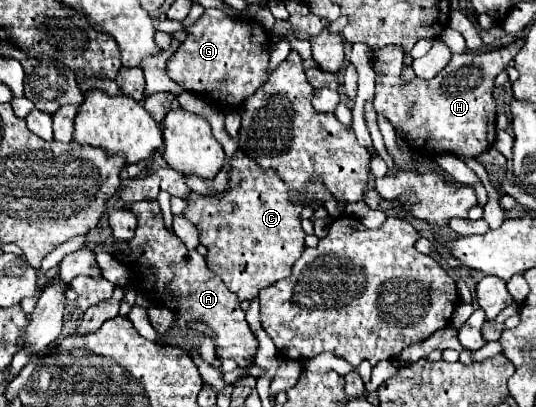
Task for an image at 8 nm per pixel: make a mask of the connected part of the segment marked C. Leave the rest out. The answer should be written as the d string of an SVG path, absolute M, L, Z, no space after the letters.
M242 149L228 159L226 169L228 189L224 189L220 197L184 195L188 207L182 215L200 231L200 243L208 247L210 271L214 271L240 301L246 301L246 295L258 295L260 289L292 275L292 265L306 247L300 225L304 207L290 197L276 169L260 169Z

